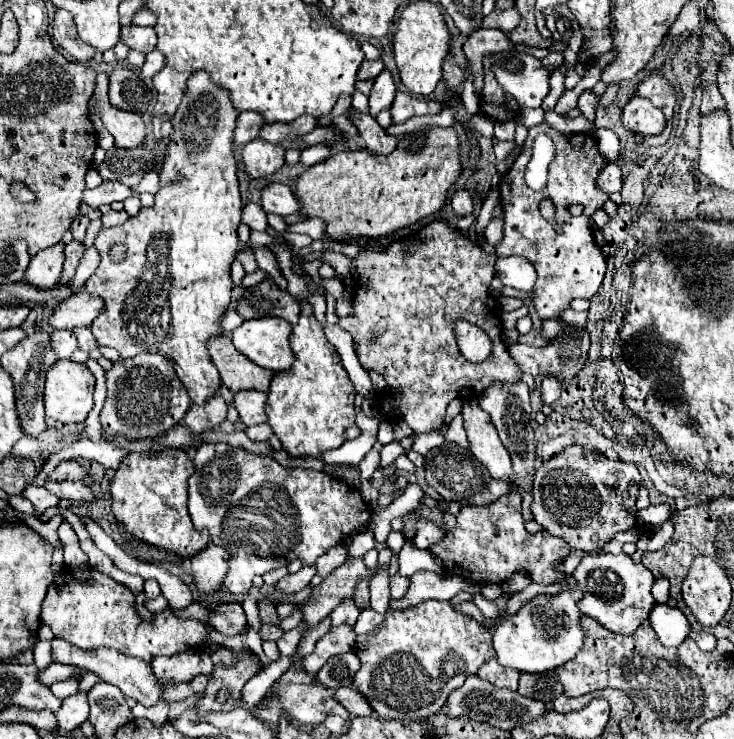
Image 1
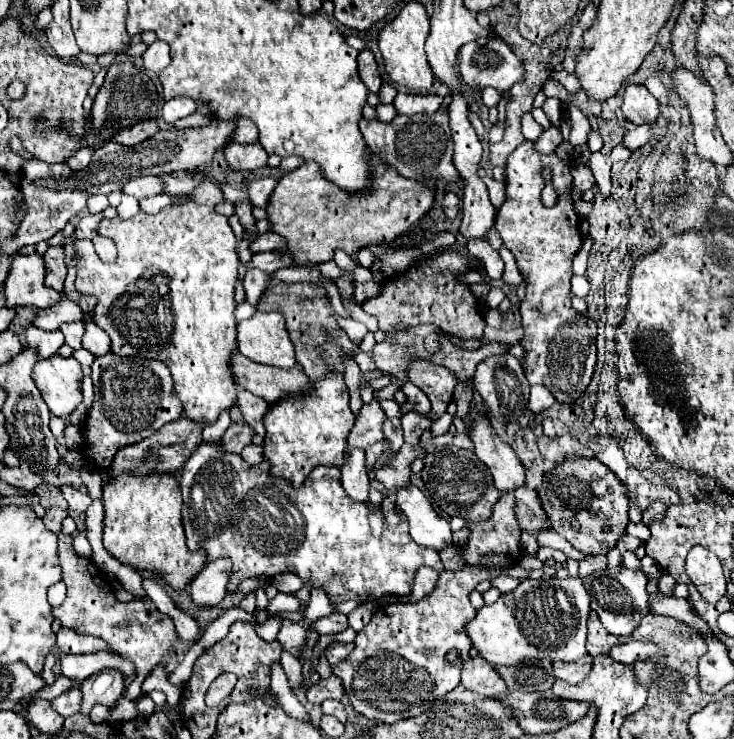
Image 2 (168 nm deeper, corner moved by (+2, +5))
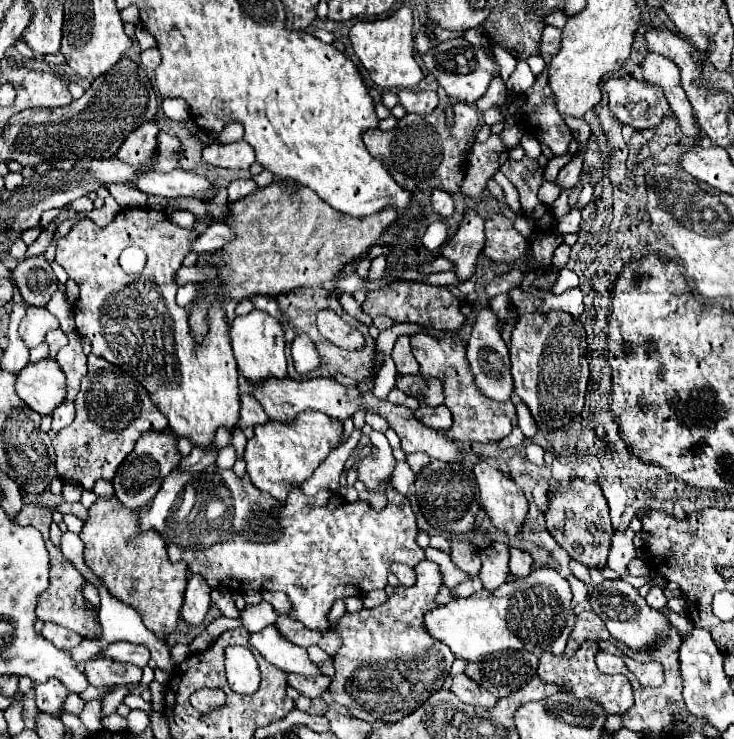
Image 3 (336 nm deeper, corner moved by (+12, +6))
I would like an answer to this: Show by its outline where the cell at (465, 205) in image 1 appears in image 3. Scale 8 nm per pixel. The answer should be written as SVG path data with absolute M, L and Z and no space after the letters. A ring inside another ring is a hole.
M432 190L432 196L430 196L430 206L434 210L434 214L438 214L440 218L450 218L452 212L454 212L454 202L450 198L448 192L444 190Z

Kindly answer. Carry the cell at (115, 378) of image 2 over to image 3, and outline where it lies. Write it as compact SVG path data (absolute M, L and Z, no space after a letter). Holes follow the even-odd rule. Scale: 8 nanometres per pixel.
M88 356L88 374L82 378L76 396L76 418L70 426L62 428L52 446L56 450L58 476L74 480L86 490L92 490L96 480L112 480L120 462L134 450L136 440L146 430L166 430L168 418L160 414L158 406L148 398L148 390L130 374L104 358Z

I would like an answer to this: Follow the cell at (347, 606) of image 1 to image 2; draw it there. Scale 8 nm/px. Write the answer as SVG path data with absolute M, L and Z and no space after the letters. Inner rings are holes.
M332 613L310 625L310 629L318 635L336 635L336 633L342 633L346 627L348 627L348 617L340 613Z

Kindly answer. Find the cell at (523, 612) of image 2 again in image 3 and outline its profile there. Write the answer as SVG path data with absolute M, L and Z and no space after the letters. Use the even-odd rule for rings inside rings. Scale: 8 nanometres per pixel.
M538 568L512 584L502 584L496 590L480 590L468 598L438 606L424 616L424 622L428 632L450 646L458 658L478 662L502 650L528 650L536 656L544 652L562 654L572 634L576 614L568 580L552 568Z

